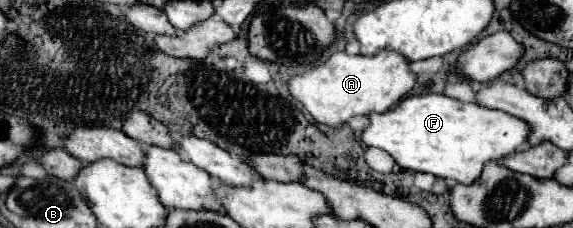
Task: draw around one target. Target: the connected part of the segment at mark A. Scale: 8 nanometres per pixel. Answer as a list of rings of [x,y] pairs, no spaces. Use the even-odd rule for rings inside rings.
[[[379,50],[373,56],[333,52],[325,62],[313,64],[309,72],[295,74],[289,80],[289,92],[319,124],[339,126],[357,114],[385,112],[397,104],[397,100],[405,98],[415,84],[415,74],[409,72],[407,64],[401,54],[391,50]]]

